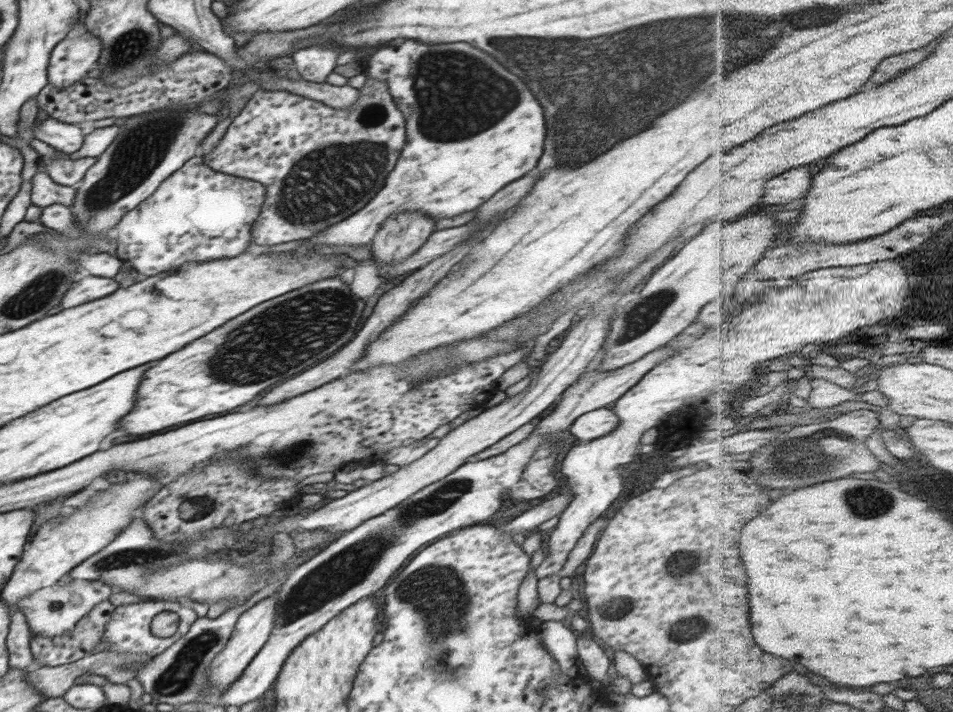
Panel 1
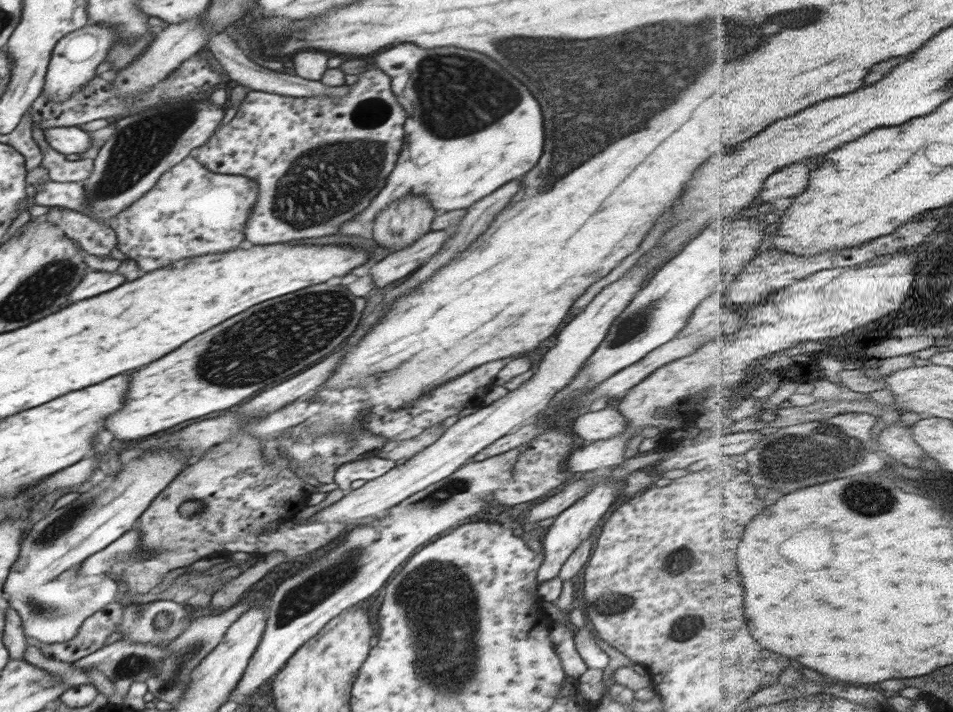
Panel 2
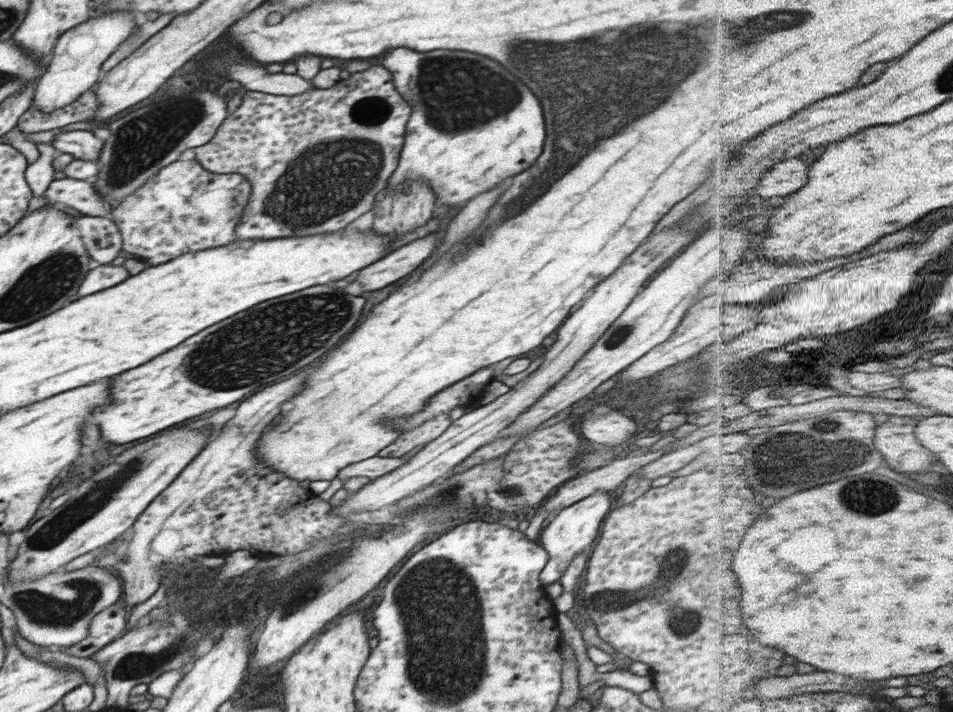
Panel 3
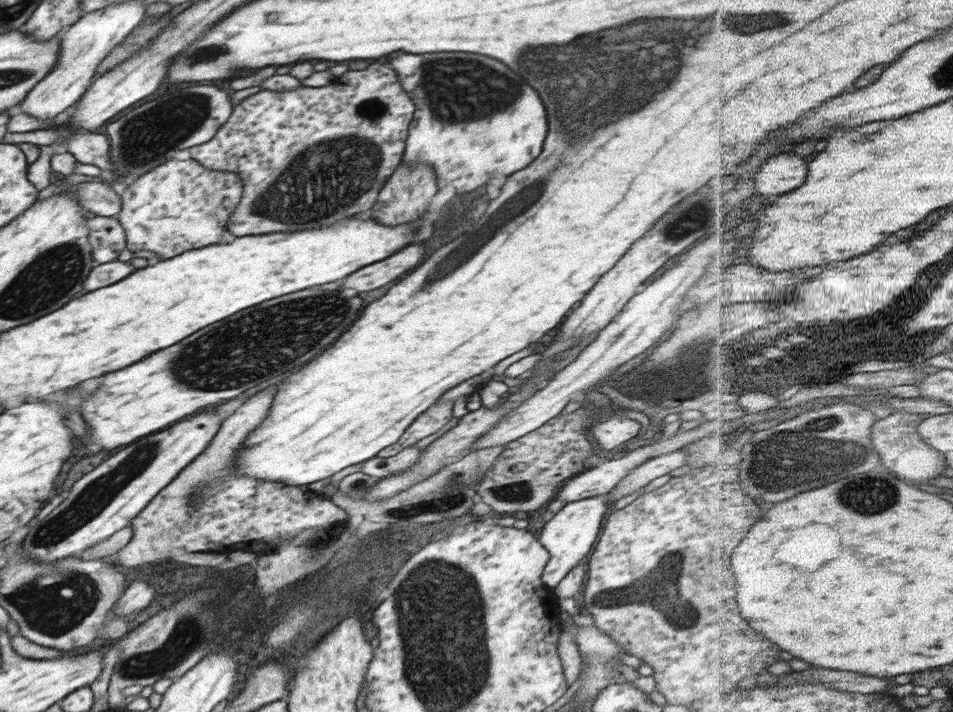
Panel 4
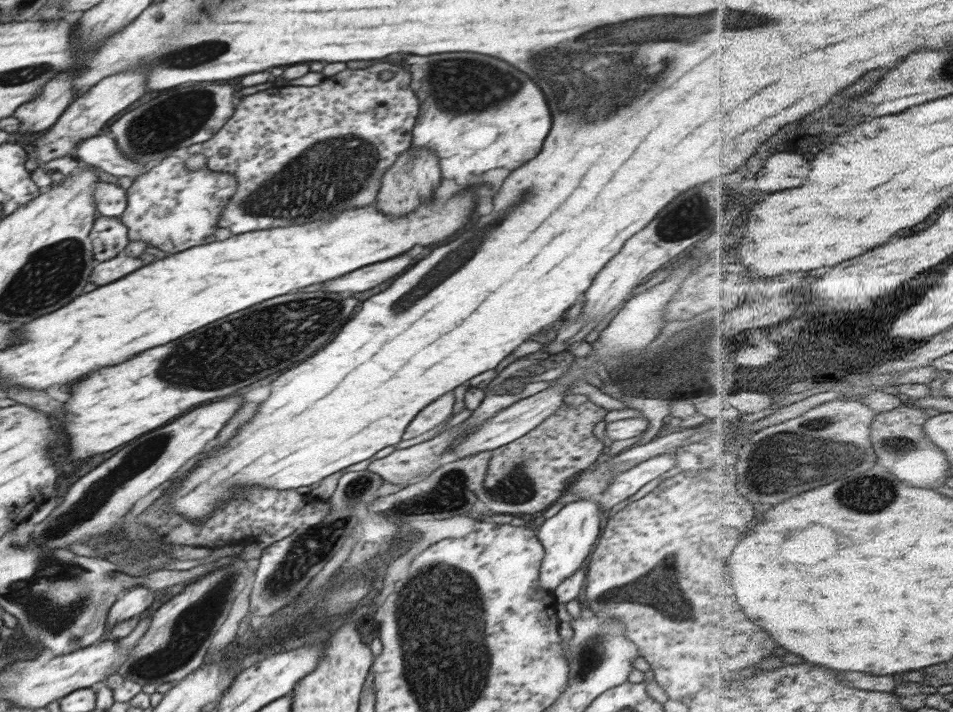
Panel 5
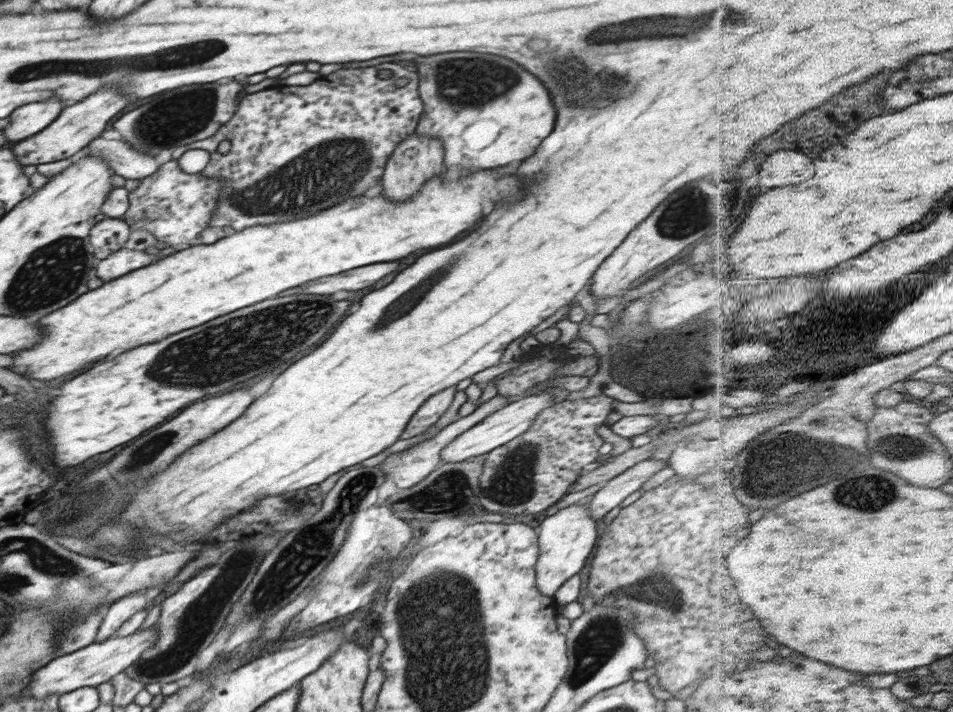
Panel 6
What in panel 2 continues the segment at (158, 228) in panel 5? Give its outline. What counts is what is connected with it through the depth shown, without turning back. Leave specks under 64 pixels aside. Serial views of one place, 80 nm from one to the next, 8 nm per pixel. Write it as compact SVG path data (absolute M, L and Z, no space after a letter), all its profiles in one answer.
M188 156L165 172L153 188L107 222L115 230L118 250L134 260L141 273L182 258L230 252L245 245L245 224L259 197L258 183L251 178L210 172Z

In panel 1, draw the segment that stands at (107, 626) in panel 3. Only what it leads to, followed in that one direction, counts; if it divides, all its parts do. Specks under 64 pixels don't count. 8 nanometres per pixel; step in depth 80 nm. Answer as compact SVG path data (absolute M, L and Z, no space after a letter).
M110 602L96 604L92 608L92 612L88 612L85 617L82 617L71 632L65 635L47 637L40 634L35 635L31 632L29 647L31 648L33 657L39 664L43 664L45 667L62 666L84 658L86 652L92 652L94 647L101 642L106 623L109 623L110 618L114 614L114 610L116 610L116 606L110 604Z

